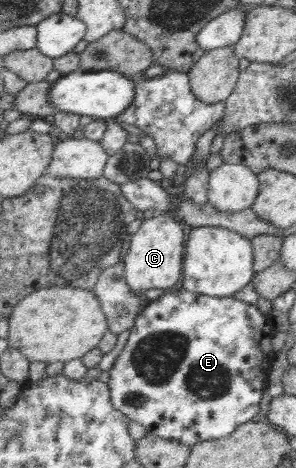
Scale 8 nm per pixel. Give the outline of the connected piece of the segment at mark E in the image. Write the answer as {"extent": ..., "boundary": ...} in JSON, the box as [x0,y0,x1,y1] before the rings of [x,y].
{"extent":[111,288,274,446],"boundary":[[[180,288],[176,291],[164,292],[156,300],[147,302],[138,317],[136,326],[131,330],[130,338],[117,358],[115,365],[111,368],[112,400],[120,411],[128,415],[132,421],[143,425],[148,433],[154,433],[160,438],[168,438],[182,442],[188,446],[198,445],[202,441],[226,438],[236,428],[259,418],[260,403],[266,394],[266,382],[268,373],[273,363],[274,350],[270,344],[274,332],[274,323],[271,316],[262,313],[255,304],[248,304],[243,300],[234,299],[232,296],[218,297],[206,294],[193,293]]]}

